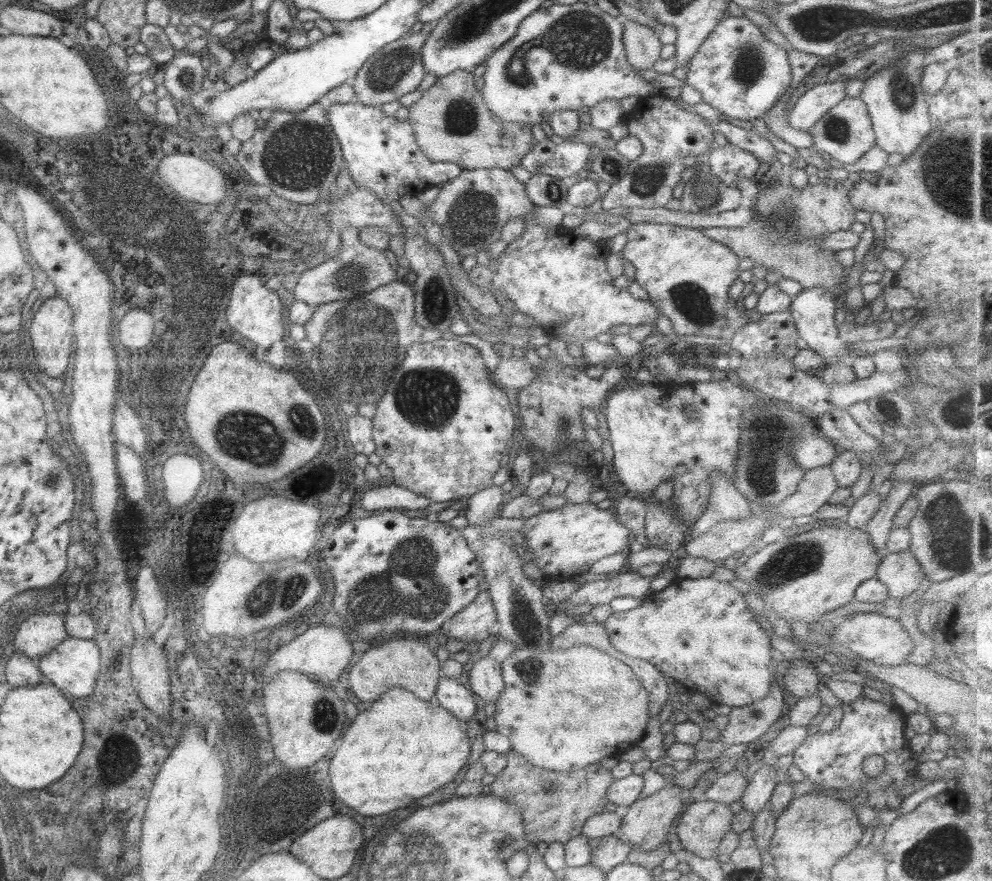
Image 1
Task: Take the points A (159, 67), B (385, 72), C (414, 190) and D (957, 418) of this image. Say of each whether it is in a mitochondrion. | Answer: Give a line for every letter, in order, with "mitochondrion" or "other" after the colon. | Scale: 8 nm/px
A: other
B: mitochondrion
C: other
D: mitochondrion

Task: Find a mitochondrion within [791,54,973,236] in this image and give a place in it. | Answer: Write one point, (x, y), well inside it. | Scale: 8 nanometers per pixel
(904, 91)

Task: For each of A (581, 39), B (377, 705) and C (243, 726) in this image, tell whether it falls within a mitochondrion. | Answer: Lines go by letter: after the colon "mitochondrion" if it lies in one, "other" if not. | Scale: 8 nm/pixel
A: mitochondrion
B: other
C: other

